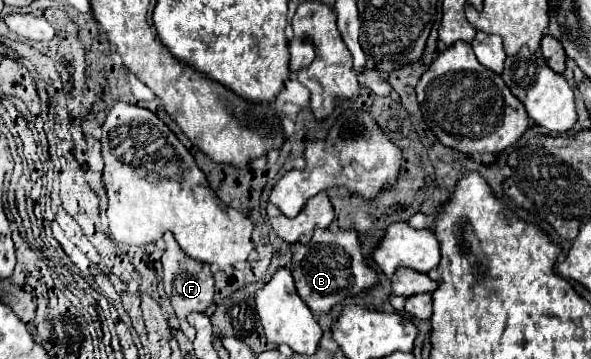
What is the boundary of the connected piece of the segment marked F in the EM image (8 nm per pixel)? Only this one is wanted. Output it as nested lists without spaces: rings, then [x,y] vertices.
[[[165,234],[165,254],[163,254],[163,282],[165,282],[165,292],[171,300],[171,306],[181,322],[181,330],[185,332],[185,336],[189,340],[195,338],[195,330],[187,324],[187,314],[189,312],[205,312],[207,306],[213,302],[213,276],[209,270],[209,264],[193,260],[191,256],[187,256],[181,246],[177,246],[177,240],[173,238],[173,234]]]

